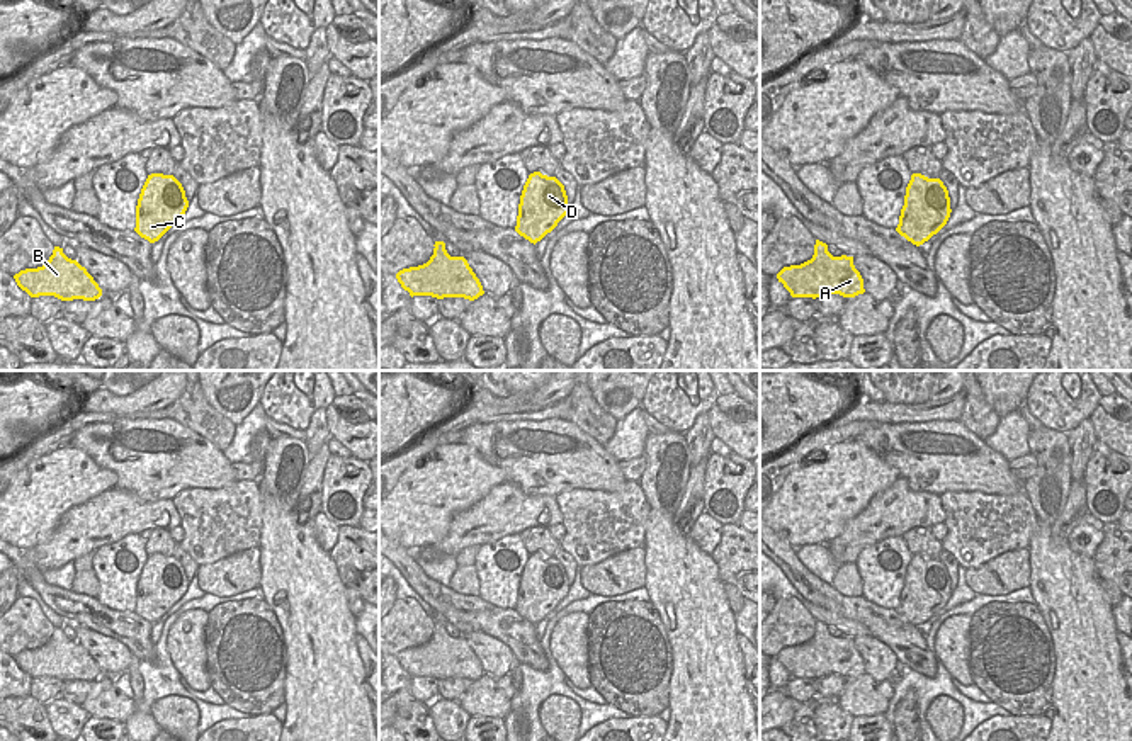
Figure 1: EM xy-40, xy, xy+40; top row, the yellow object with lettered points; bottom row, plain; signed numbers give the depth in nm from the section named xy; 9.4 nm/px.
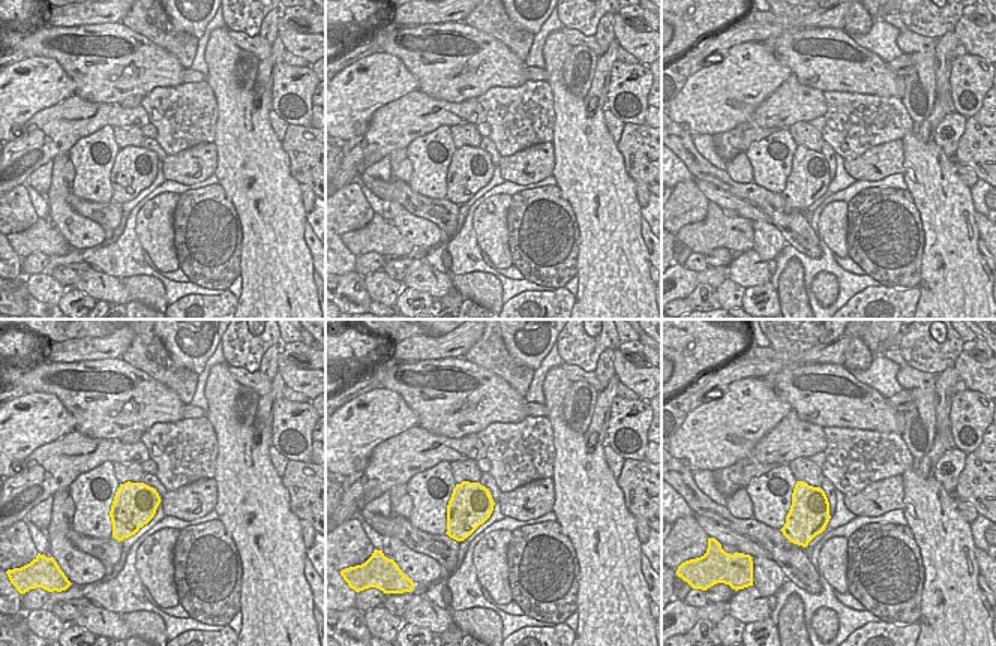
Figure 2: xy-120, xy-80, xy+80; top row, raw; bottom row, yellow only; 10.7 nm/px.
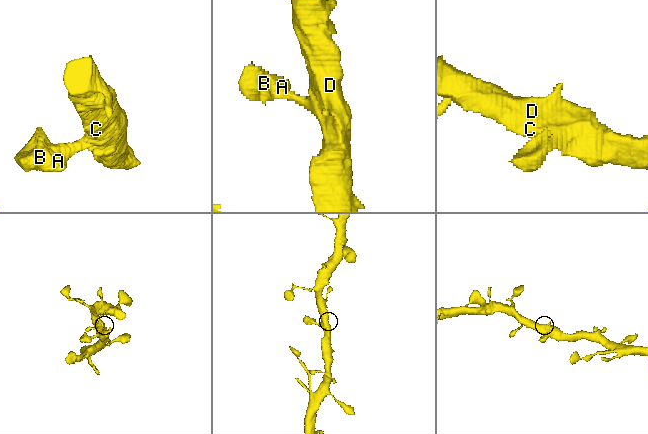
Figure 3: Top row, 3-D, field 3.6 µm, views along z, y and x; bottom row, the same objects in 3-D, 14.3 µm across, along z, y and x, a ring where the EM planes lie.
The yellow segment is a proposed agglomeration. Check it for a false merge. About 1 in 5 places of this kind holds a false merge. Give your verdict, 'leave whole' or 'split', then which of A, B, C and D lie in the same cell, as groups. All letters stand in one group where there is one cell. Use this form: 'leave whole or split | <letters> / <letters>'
leave whole | A B C D

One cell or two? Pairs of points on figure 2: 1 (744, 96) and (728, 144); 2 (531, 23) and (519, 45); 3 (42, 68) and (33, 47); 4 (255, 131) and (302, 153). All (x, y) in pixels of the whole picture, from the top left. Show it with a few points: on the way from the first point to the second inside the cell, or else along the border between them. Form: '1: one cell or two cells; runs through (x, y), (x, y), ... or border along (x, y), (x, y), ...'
1: two cells; border along (746, 122), (713, 135)
2: two cells; border along (507, 15), (533, 35)
3: two cells; border along (29, 56), (51, 57), (68, 75)
4: two cells; border along (281, 141), (288, 158), (288, 173), (294, 177)

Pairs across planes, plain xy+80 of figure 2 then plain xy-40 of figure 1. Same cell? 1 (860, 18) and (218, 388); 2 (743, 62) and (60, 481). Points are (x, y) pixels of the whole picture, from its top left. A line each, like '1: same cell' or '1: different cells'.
1: different cells
2: same cell

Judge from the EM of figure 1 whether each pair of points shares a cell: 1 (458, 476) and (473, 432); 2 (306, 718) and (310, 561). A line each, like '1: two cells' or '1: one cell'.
1: two cells
2: one cell

